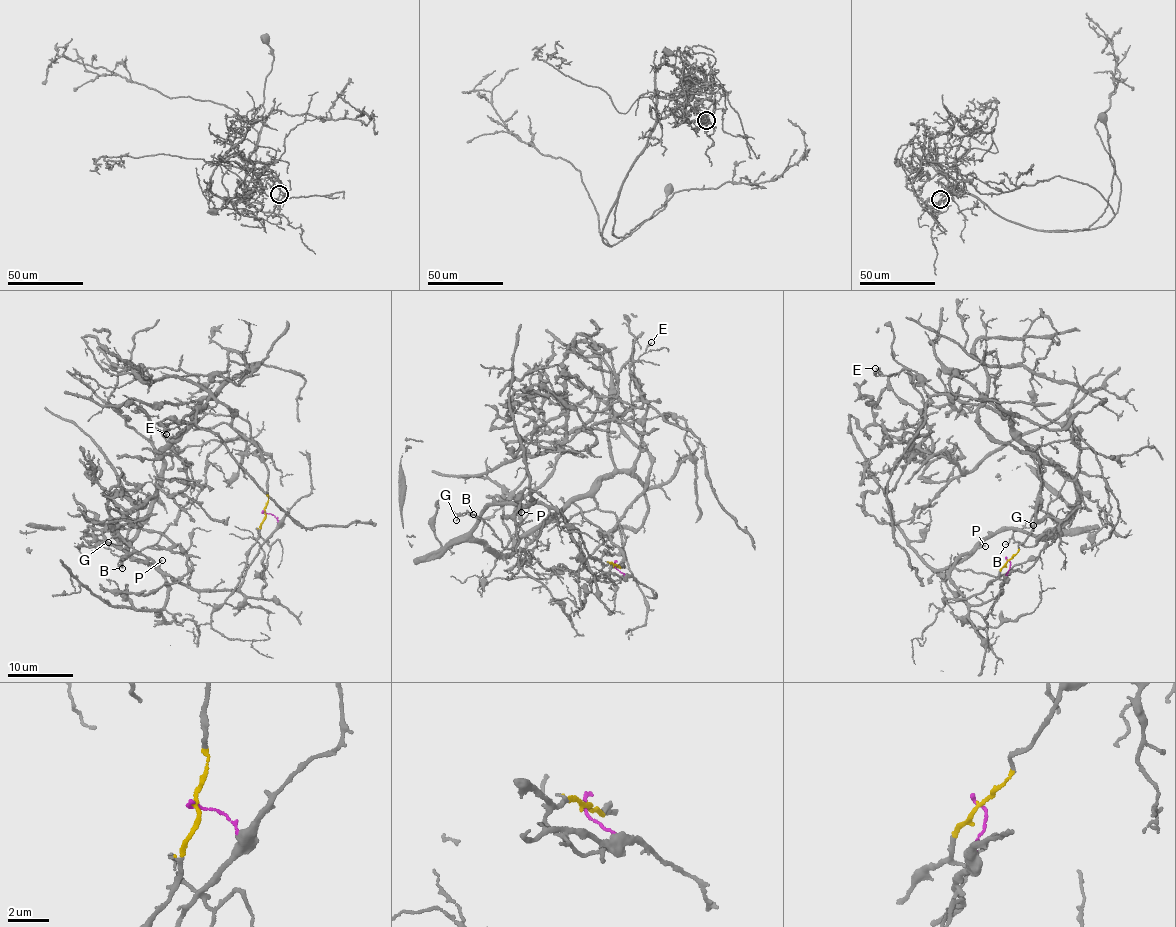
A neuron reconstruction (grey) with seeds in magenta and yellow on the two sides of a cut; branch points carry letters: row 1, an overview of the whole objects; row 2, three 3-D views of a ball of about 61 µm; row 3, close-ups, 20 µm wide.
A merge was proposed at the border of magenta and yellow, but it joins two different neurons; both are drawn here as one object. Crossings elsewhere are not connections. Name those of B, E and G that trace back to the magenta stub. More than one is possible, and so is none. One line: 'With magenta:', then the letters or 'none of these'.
With magenta: none of these

